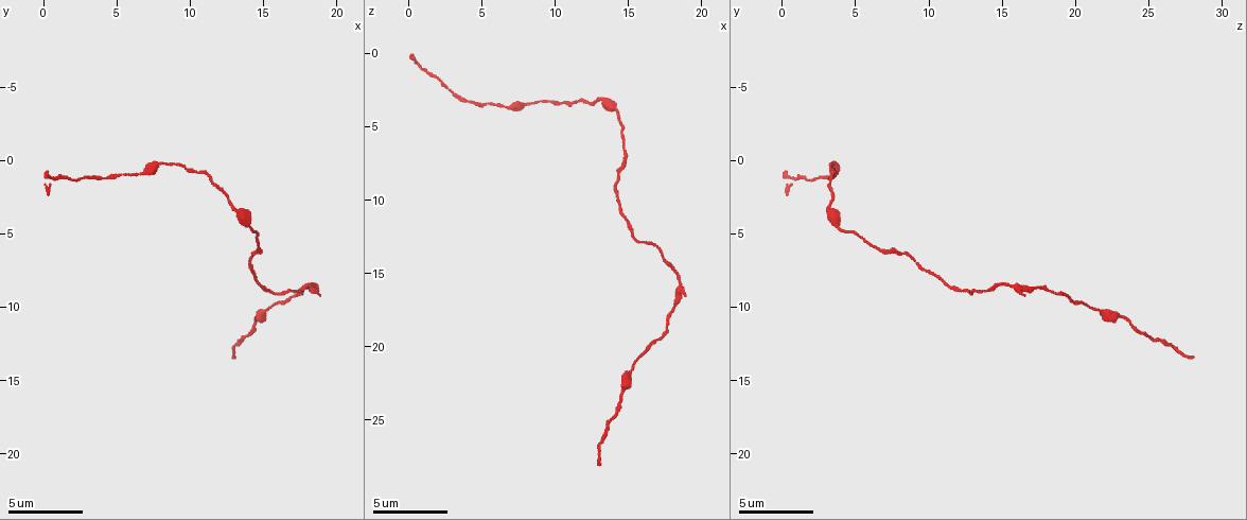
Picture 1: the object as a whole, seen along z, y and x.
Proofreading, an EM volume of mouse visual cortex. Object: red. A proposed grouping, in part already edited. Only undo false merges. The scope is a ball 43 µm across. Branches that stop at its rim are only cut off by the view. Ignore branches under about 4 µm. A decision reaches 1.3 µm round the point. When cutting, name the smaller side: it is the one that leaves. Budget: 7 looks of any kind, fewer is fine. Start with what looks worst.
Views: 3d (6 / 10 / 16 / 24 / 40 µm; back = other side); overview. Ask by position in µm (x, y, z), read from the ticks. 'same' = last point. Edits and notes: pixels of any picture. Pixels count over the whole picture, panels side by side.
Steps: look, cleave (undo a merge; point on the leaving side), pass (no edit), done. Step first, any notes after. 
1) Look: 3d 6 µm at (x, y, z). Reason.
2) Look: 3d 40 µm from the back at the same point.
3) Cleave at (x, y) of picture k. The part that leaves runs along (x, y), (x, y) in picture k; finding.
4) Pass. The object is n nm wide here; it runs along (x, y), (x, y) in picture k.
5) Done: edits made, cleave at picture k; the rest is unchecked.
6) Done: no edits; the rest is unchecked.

Look: 3d 10 µm at (6.2, 1.0, 3.6). Sudden change in width.

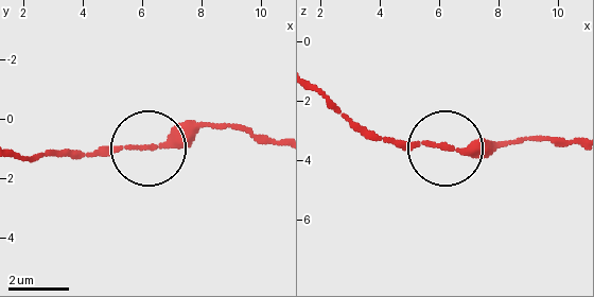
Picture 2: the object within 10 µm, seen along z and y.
Pass. The object is 230 nm wide here; it runs along (576, 140), (402, 147), (366, 140) in picture 2; one neuron here.

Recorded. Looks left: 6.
Look: 3d 16 µm at (14.6, 10.6, 23.2). Sudden change in width.

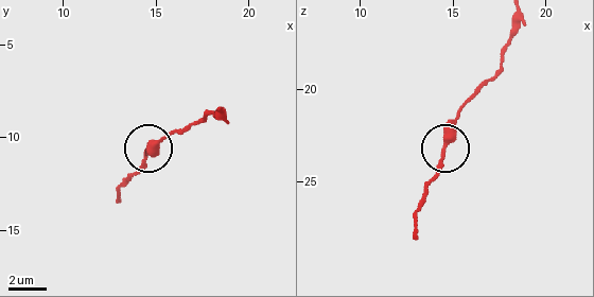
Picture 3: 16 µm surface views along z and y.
Pass. The object is 320 nm wide here; it runs along (519, 17), (501, 65), (460, 111), (441, 169), (430, 181) in picture 3; continuous, no second neuron.

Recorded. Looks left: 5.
Look: 3d 10 µm at (12.8, 3.0, 3.4).

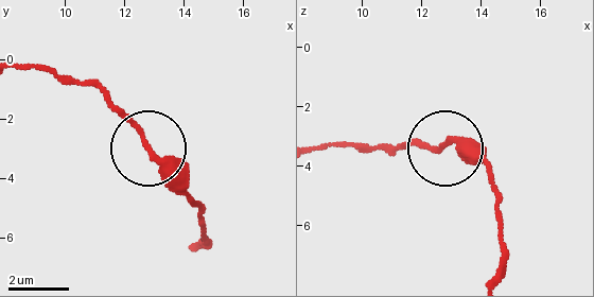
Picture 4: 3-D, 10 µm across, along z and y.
Pass. It runs along (197, 249), (205, 237), (197, 204), (93, 84) in picture 4; one neuron here.

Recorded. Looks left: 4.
Done: no edits; the rest is unchecked.

